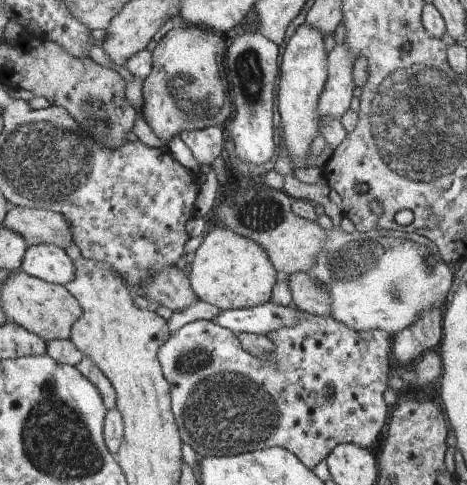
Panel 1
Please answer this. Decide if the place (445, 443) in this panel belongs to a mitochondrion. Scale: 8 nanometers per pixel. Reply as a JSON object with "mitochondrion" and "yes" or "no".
{"mitochondrion":"no"}

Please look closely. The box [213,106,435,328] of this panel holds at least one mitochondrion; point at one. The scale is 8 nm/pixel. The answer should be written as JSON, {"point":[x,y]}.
{"point":[361,260]}

